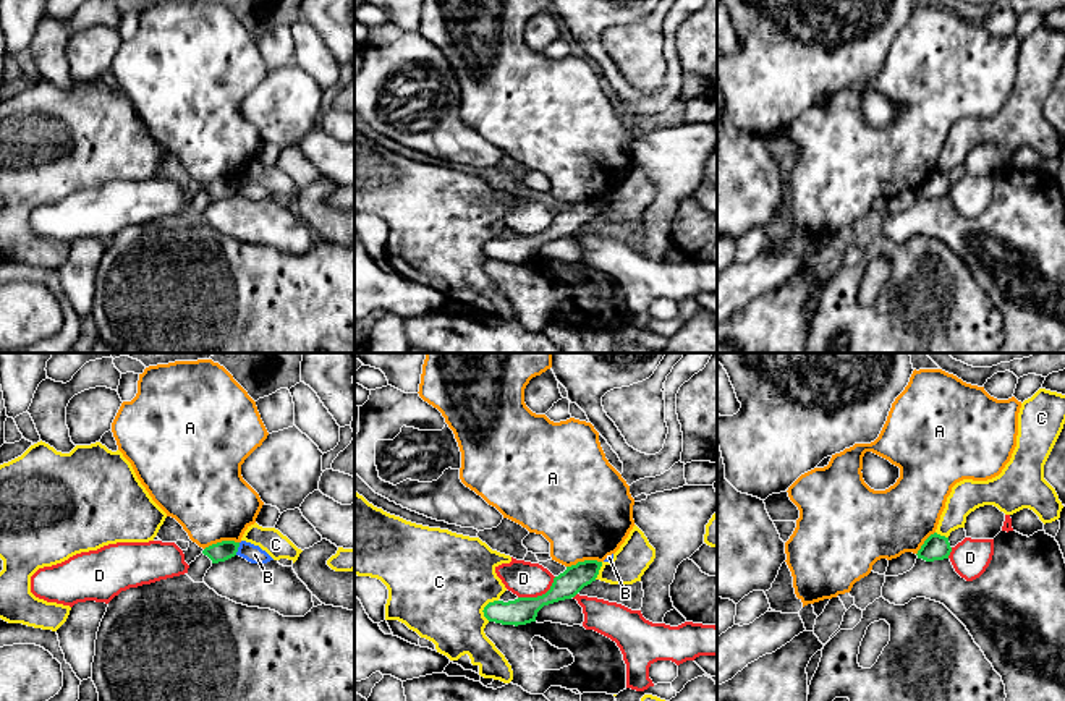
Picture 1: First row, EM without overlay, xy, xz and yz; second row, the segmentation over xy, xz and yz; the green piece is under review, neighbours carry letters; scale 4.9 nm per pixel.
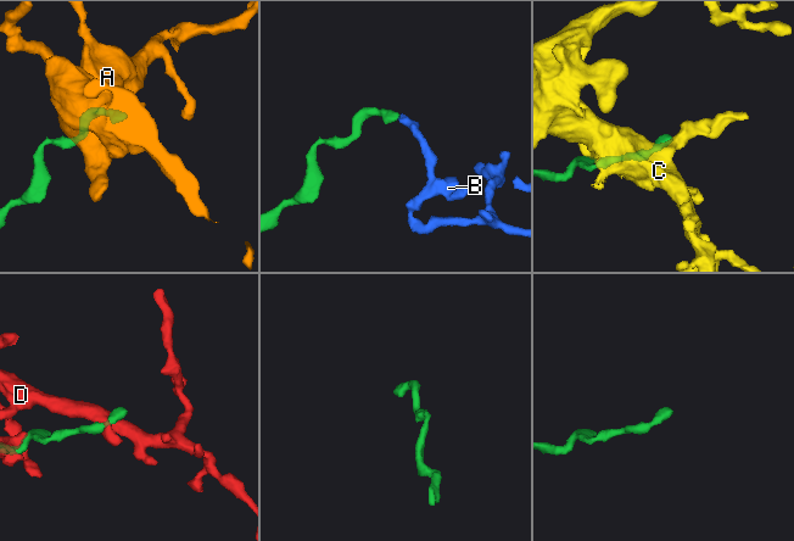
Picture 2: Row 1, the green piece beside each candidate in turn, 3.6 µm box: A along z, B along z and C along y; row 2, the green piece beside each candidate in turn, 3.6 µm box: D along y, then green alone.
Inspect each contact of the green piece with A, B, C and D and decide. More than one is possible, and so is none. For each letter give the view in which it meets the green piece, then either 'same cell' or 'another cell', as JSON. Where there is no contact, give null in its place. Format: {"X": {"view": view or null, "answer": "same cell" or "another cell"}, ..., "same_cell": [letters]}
{"A": {"view": "xy", "answer": "another cell"}, "B": {"view": "xy", "answer": "another cell"}, "C": {"view": "xz", "answer": "another cell"}, "D": {"view": "xz", "answer": "another cell"}, "same_cell": []}

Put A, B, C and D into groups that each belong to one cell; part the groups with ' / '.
A / B / C / D

